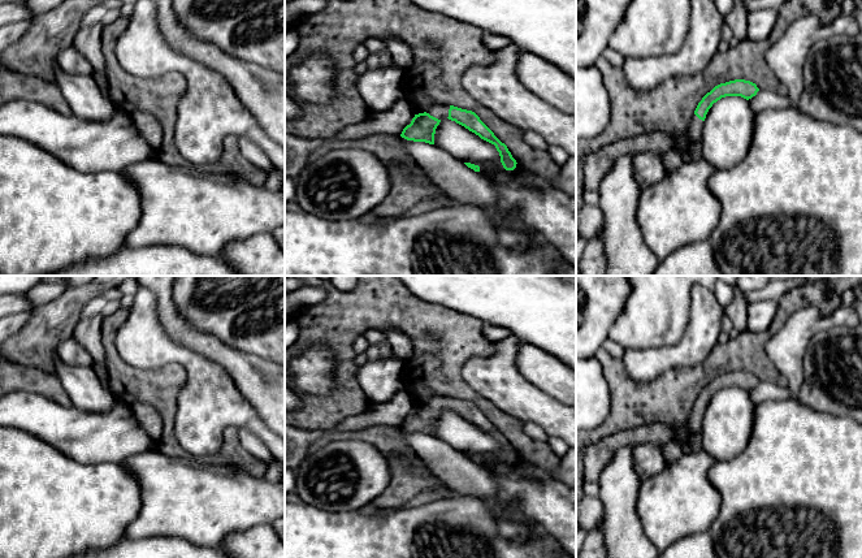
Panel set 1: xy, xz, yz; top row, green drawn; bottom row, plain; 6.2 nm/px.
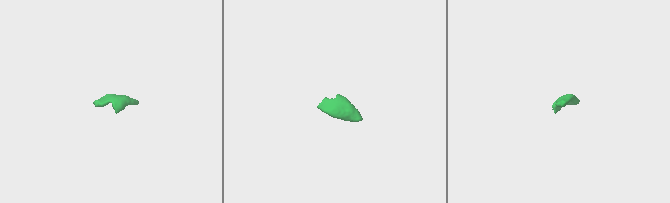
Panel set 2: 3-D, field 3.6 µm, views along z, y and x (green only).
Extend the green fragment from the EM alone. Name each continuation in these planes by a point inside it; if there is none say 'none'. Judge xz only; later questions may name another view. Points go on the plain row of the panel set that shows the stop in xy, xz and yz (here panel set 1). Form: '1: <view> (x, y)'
1: xz (440, 402)

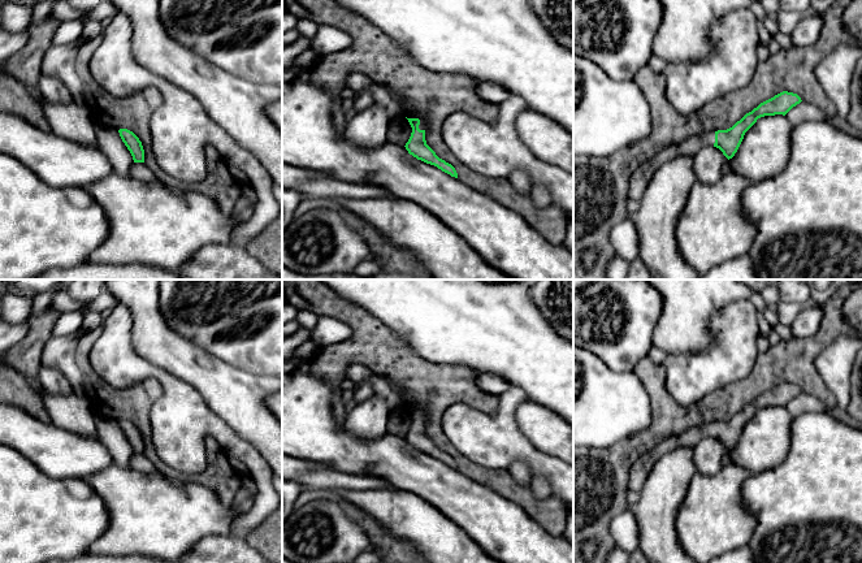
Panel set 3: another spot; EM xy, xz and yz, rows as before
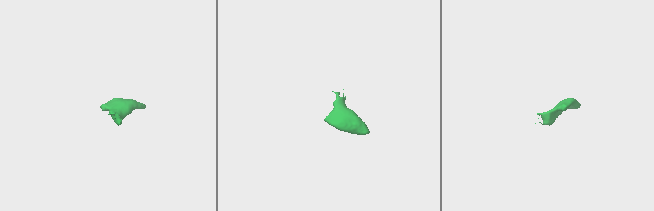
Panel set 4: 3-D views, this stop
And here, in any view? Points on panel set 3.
1: xz (407, 403)

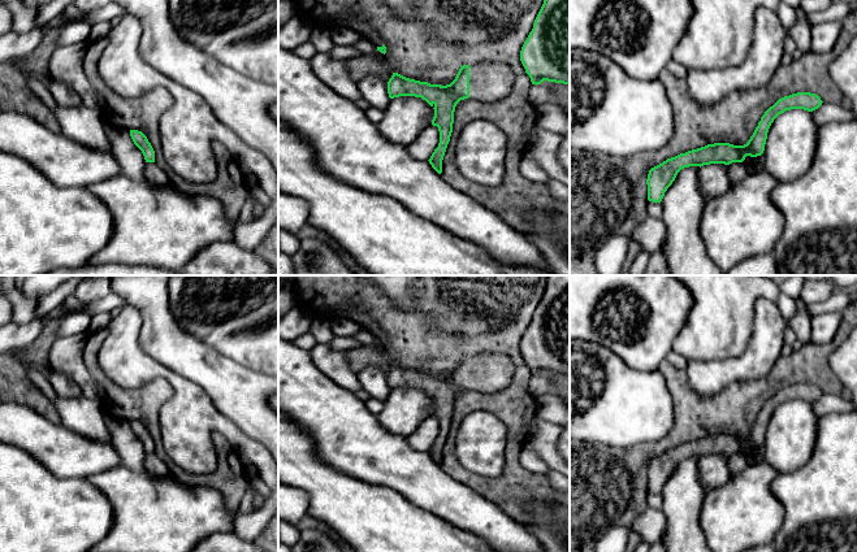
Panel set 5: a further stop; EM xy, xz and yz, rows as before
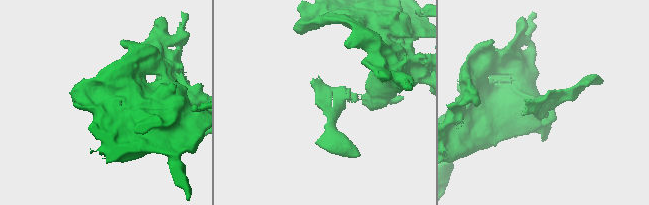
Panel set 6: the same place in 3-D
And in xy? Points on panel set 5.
none

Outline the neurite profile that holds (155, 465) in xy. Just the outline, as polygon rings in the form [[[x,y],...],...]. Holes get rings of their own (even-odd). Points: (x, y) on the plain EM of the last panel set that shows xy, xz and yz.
[[[147,453],[144,458],[144,466],[147,471],[152,475],[170,475],[168,465],[156,453]]]

